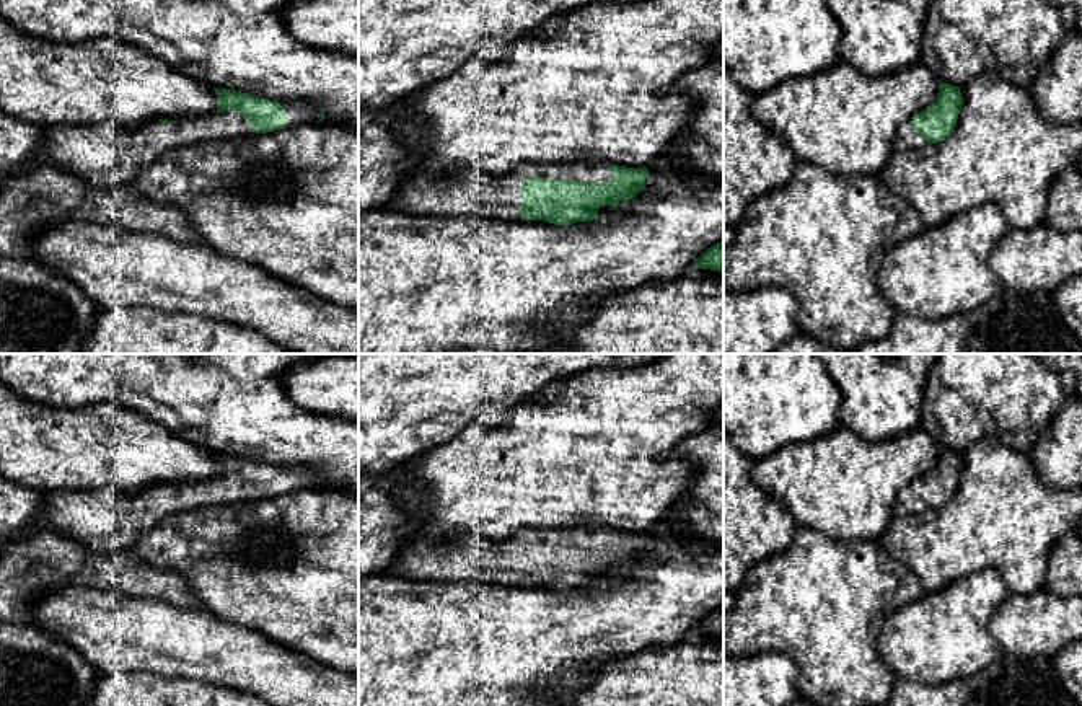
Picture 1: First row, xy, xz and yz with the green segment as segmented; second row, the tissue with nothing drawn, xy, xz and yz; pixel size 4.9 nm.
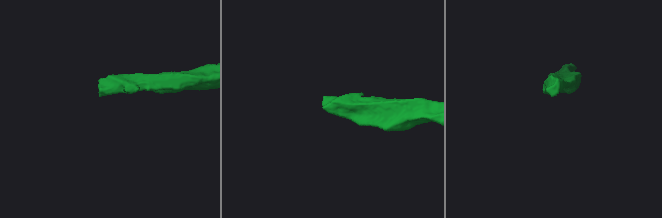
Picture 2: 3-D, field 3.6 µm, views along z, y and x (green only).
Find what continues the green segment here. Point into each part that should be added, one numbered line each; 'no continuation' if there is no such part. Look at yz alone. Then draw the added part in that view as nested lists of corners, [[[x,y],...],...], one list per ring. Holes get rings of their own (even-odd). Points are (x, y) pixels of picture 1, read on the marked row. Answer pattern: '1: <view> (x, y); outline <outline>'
1: yz (906, 139); outline [[[904,121],[899,126],[899,132],[895,139],[893,152],[904,152],[904,150],[911,150],[911,148],[921,148],[926,143],[927,143],[926,139],[913,129],[911,122]]]

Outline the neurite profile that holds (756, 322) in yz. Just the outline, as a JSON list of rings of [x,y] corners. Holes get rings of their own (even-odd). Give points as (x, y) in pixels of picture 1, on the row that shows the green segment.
[[[779,285],[724,290],[724,354],[771,354],[798,331],[797,310],[795,297]]]

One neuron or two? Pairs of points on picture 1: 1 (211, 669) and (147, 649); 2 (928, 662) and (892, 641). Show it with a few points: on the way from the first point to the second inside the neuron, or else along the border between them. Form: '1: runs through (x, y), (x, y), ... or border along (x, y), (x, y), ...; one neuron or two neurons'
1: runs through (194, 653), (191, 649), (163, 649); one neuron
2: runs through (919, 654), (906, 641), (900, 641); one neuron

